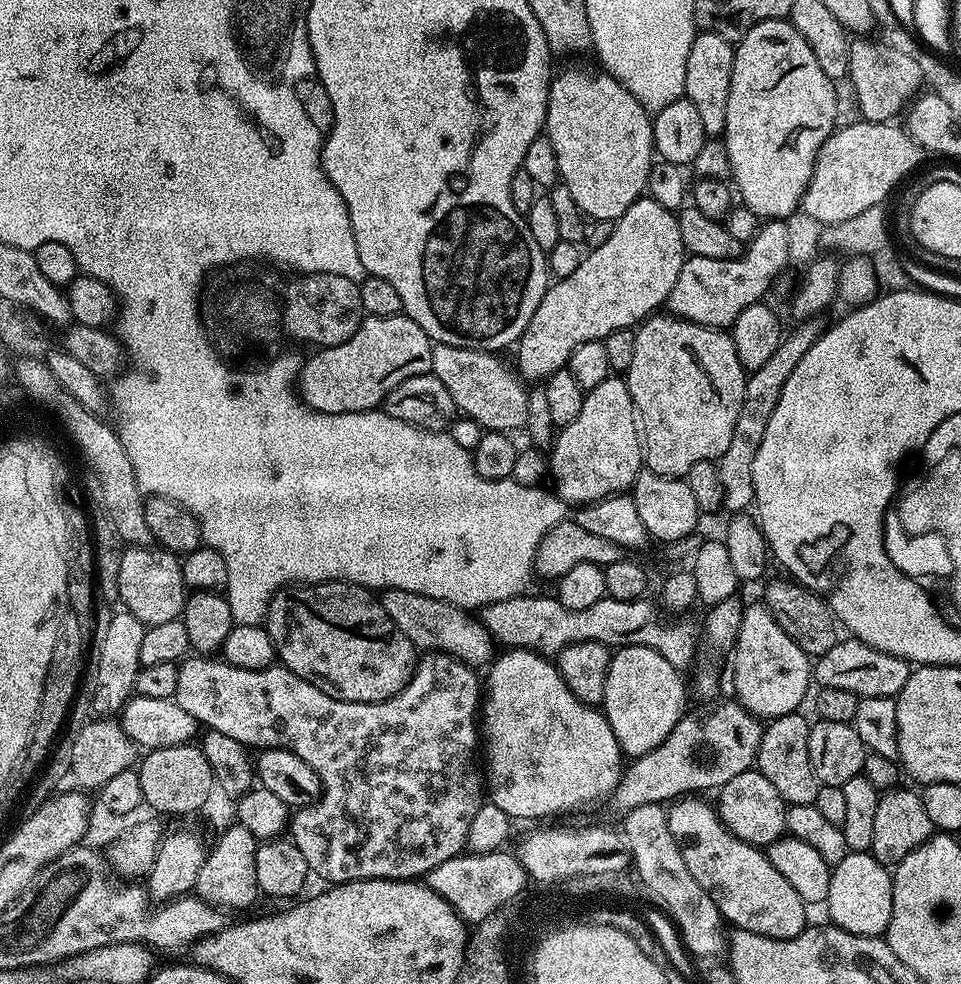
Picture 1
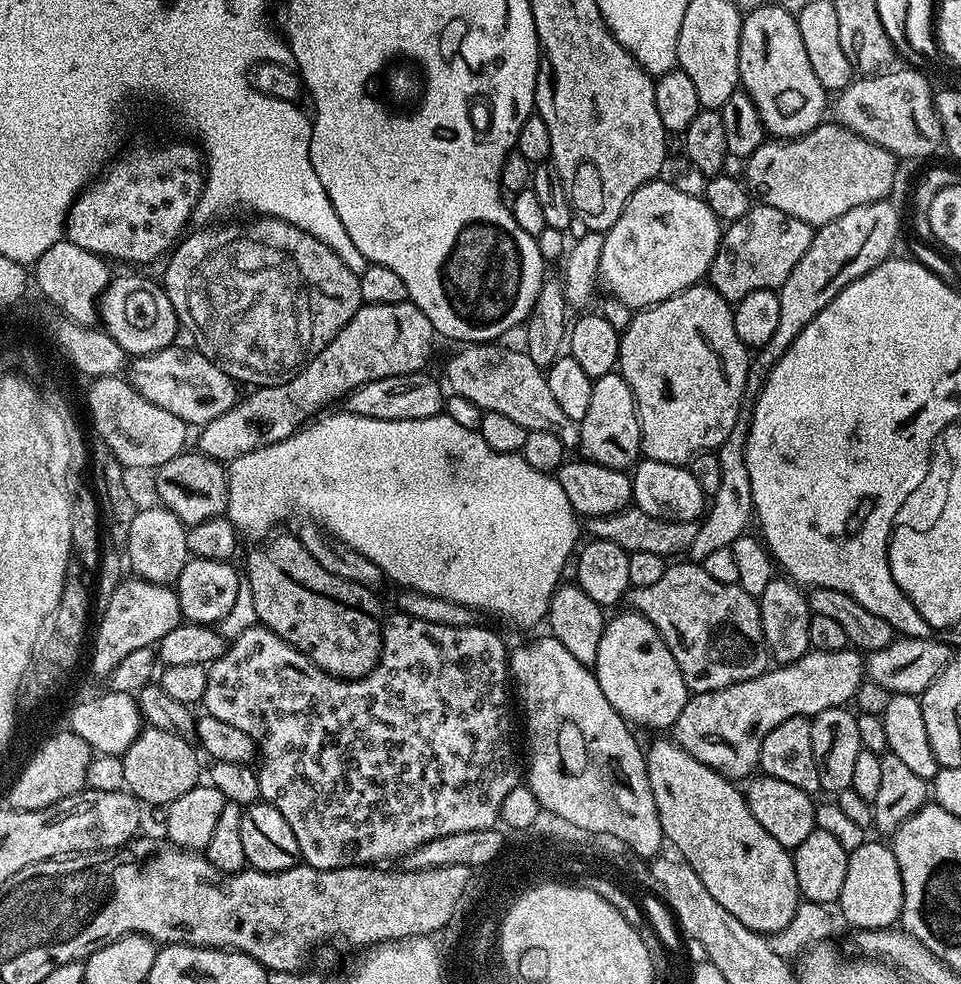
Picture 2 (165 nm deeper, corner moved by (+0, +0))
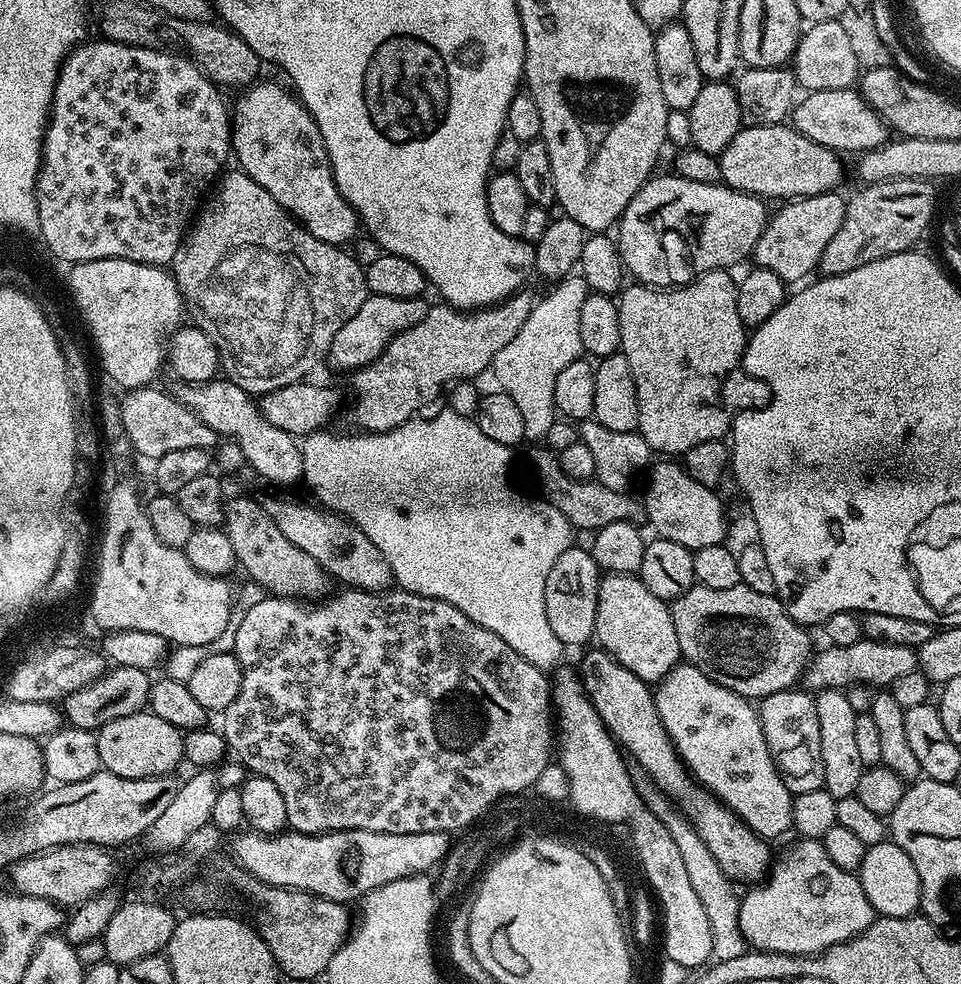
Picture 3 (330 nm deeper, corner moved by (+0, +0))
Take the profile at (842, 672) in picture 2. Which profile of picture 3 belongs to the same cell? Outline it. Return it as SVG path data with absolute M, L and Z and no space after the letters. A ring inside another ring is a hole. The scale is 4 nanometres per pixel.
M862 638L854 642L854 646L824 646L809 660L804 669L803 683L809 689L823 690L826 688L838 688L846 690L851 684L870 684L873 686L891 686L894 678L902 678L902 674L910 674L917 671L918 652L915 648L898 646L885 640L870 640Z

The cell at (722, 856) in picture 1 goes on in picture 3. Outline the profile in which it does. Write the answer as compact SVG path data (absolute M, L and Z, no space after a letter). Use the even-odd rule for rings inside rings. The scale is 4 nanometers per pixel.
M592 646L588 650L589 652L580 660L580 668L578 667L580 685L590 698L594 710L608 727L608 731L633 759L642 764L656 787L696 828L698 836L712 852L728 879L733 882L761 881L770 867L769 841L750 830L748 824L740 821L731 808L725 807L724 801L717 799L705 785L698 782L689 769L685 768L680 753L668 737L666 726L662 726L656 697L646 681L638 678L638 674L630 674L626 666L622 666L603 648Z

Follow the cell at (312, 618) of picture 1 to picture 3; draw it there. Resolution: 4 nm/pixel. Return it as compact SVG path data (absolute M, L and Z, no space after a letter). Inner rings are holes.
M236 496L224 506L224 533L230 538L230 546L234 546L237 565L257 584L265 588L265 593L274 596L299 598L304 602L312 602L317 598L329 595L328 582L330 576L314 558L294 546L286 535L278 530L269 509L248 496Z

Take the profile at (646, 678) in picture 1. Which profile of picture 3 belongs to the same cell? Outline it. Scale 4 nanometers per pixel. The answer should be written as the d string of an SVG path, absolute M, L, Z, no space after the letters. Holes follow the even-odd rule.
M614 572L601 579L594 640L626 666L630 674L638 674L649 686L659 685L682 660L671 607L662 598L650 594L636 574Z

